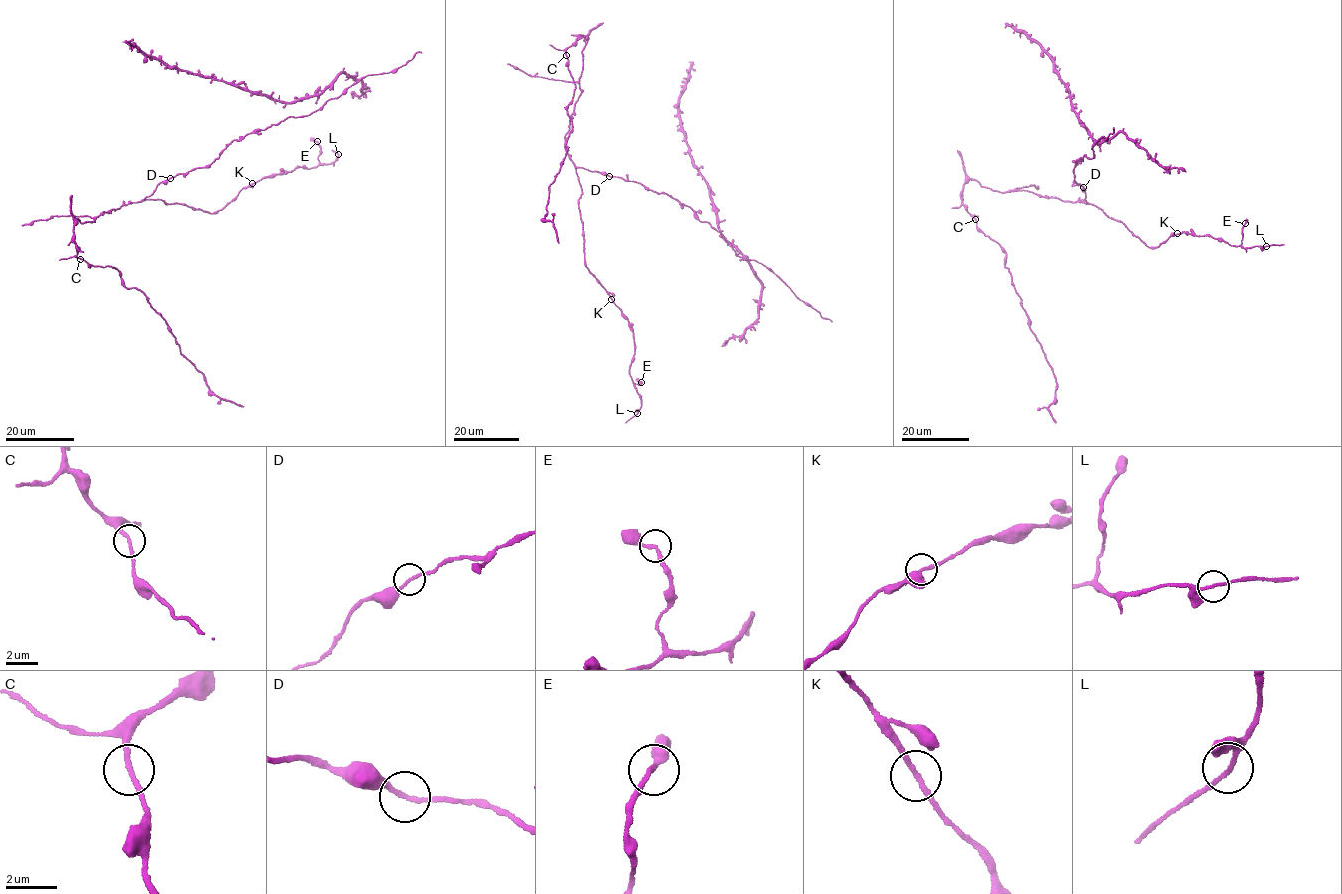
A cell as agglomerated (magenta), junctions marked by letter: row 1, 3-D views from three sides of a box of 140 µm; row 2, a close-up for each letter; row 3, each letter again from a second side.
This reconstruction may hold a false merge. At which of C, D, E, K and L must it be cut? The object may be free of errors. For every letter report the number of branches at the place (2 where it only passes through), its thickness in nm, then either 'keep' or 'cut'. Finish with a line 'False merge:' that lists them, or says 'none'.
C: branches 2; calibre 180 nm; keep
D: branches 2; calibre 180 nm; keep
E: branches 2; calibre 190 nm; keep
K: branches 2; calibre 190 nm; keep
L: branches 2; calibre 170 nm; keep
False merge: none

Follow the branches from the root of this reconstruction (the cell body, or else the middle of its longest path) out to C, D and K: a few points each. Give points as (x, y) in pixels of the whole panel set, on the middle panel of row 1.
C: (578, 167), (564, 143), (570, 115), (581, 93), (579, 80), (585, 44), (583, 35), (567, 48), (566, 55)
D: (578, 167), (609, 176)
K: (578, 167), (576, 173), (581, 192), (578, 205), (583, 229), (584, 264), (611, 299)

